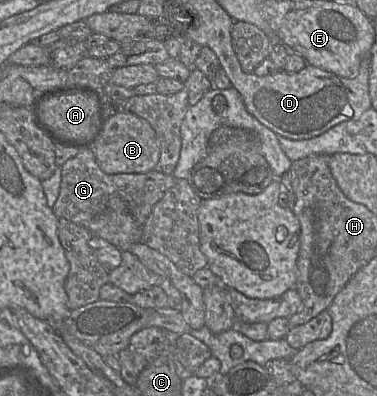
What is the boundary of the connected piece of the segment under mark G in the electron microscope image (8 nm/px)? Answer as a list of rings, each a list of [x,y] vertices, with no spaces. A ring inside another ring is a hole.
[[[91,149],[79,150],[76,156],[61,166],[61,171],[60,191],[52,210],[58,218],[65,218],[82,226],[106,208],[111,196],[117,195],[125,201],[138,225],[143,227],[154,205],[178,180],[173,174],[155,169],[146,173],[106,174],[101,170]]]

